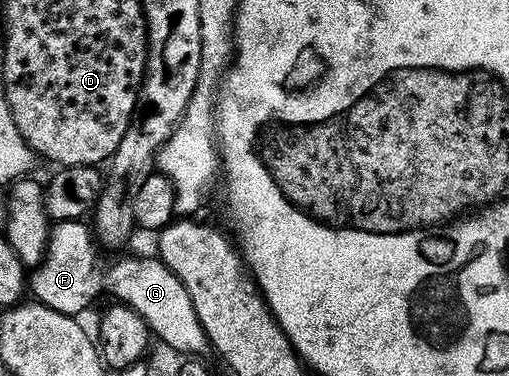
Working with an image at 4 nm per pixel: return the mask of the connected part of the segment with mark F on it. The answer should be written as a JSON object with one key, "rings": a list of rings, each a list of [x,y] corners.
{"rings":[[[78,219],[58,220],[47,232],[47,245],[43,248],[43,258],[34,264],[29,275],[29,291],[34,302],[44,303],[57,313],[72,317],[82,316],[82,311],[90,305],[93,293],[101,285],[99,259],[95,256],[97,243],[88,224]]]}

